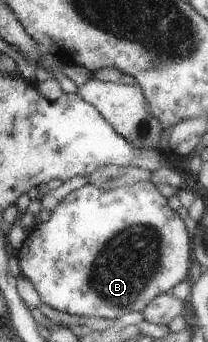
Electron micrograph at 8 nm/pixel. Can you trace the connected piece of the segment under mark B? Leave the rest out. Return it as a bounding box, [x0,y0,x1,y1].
[17,181,191,321]

